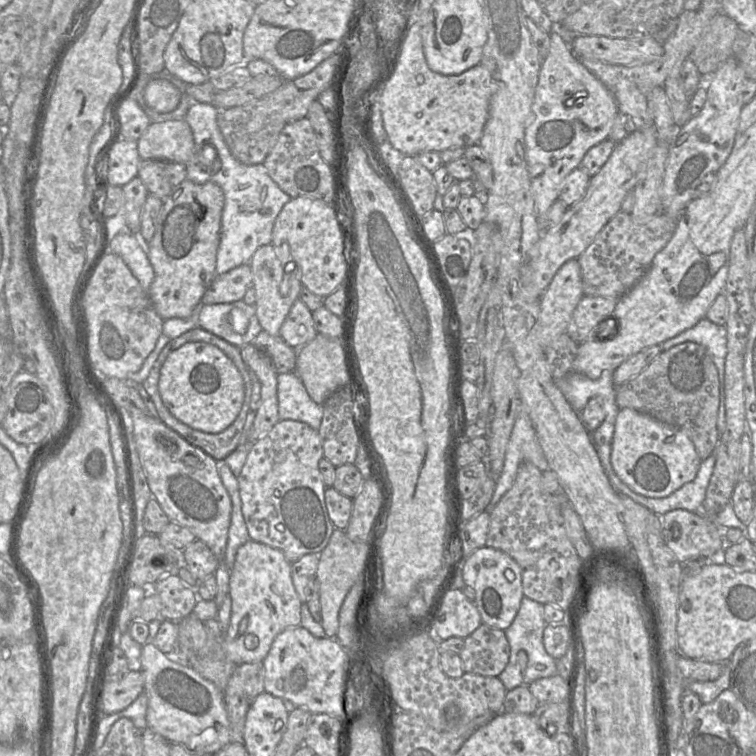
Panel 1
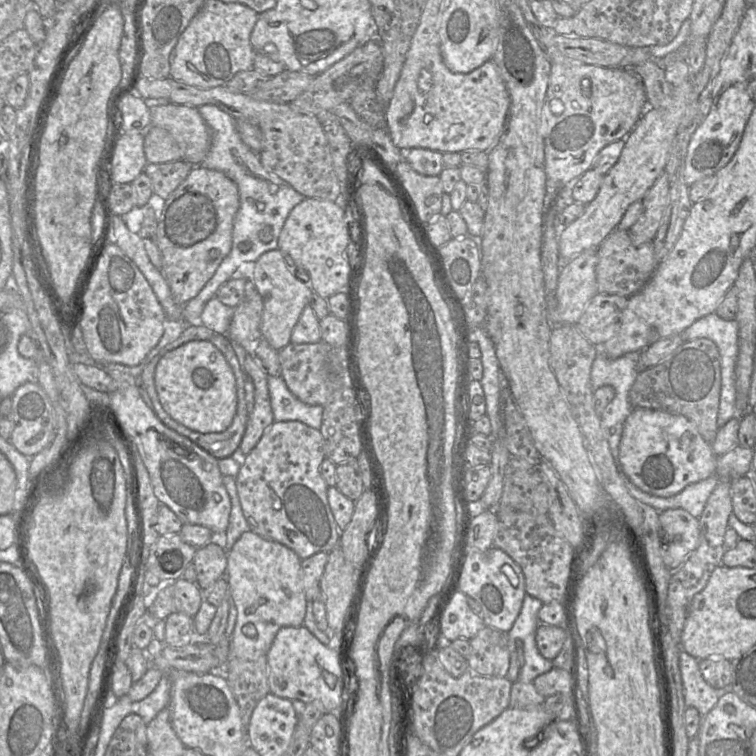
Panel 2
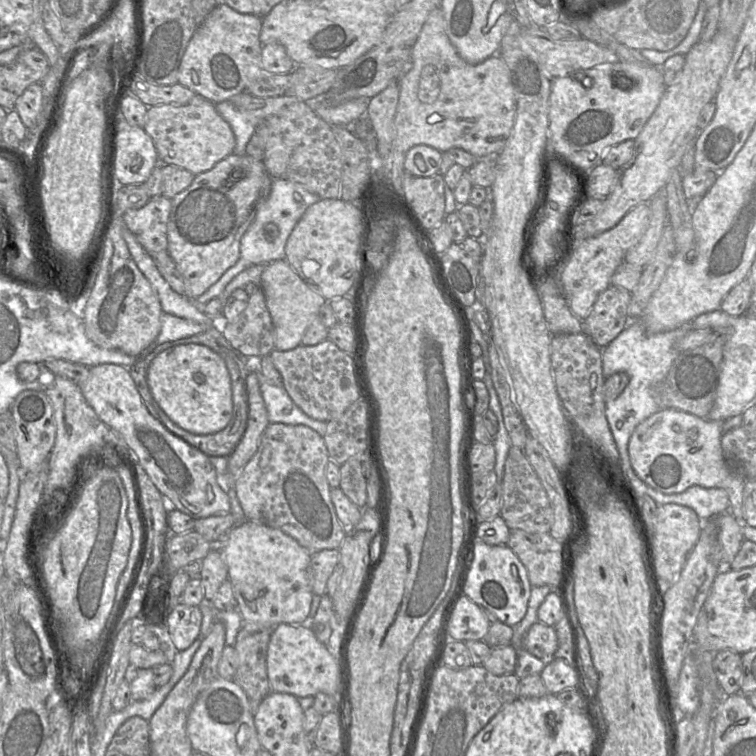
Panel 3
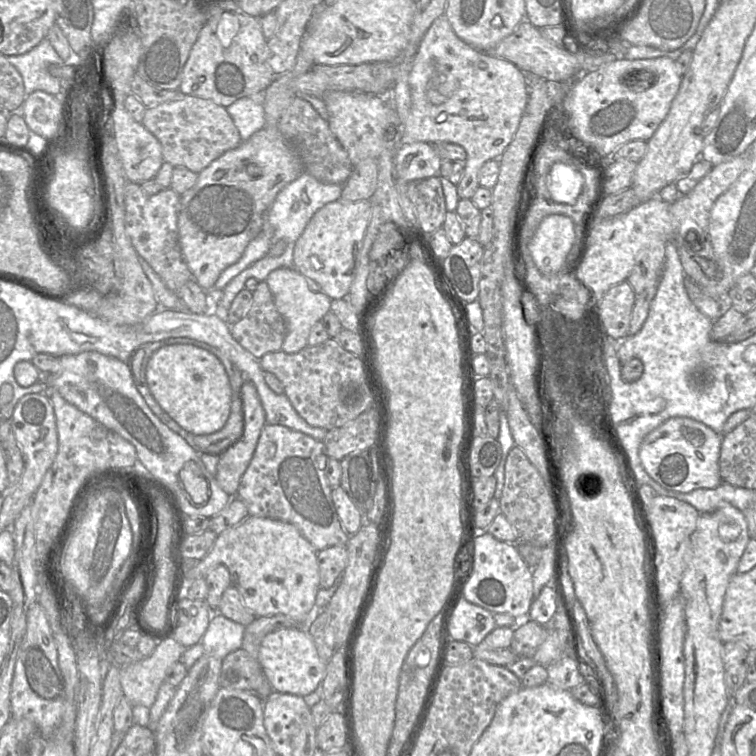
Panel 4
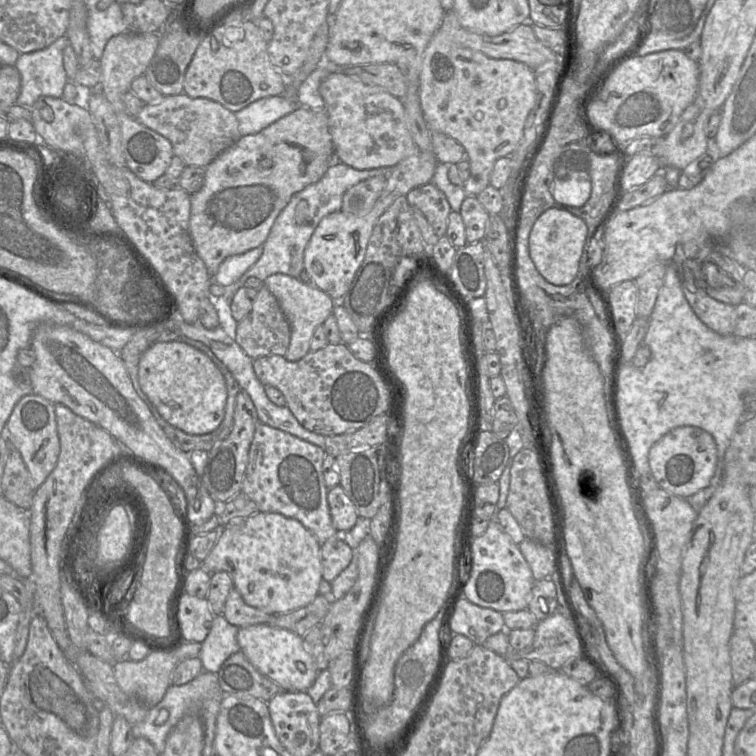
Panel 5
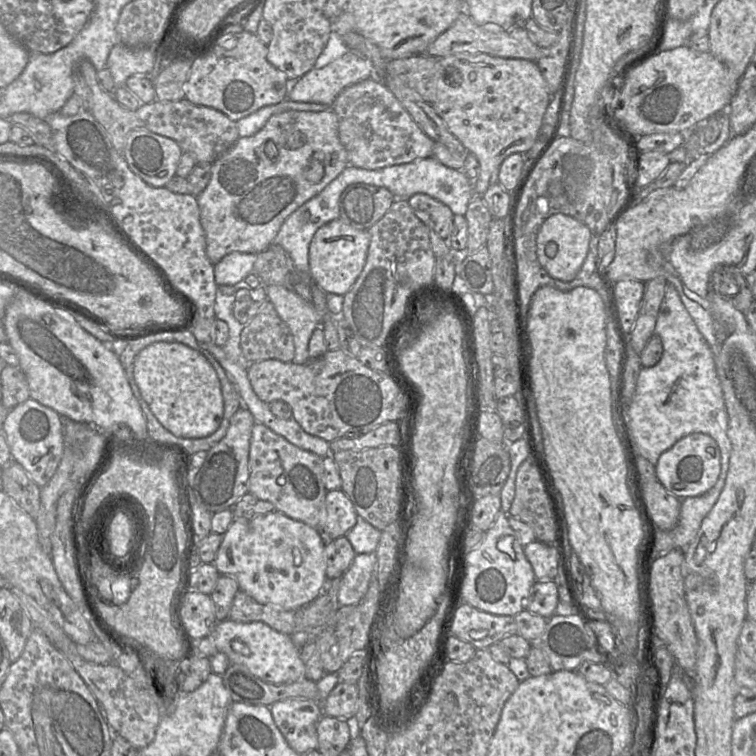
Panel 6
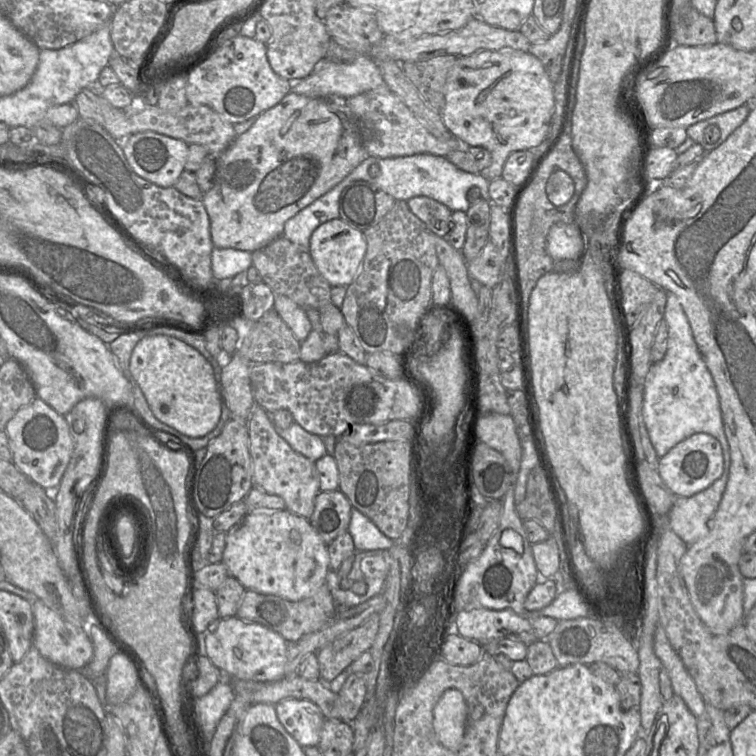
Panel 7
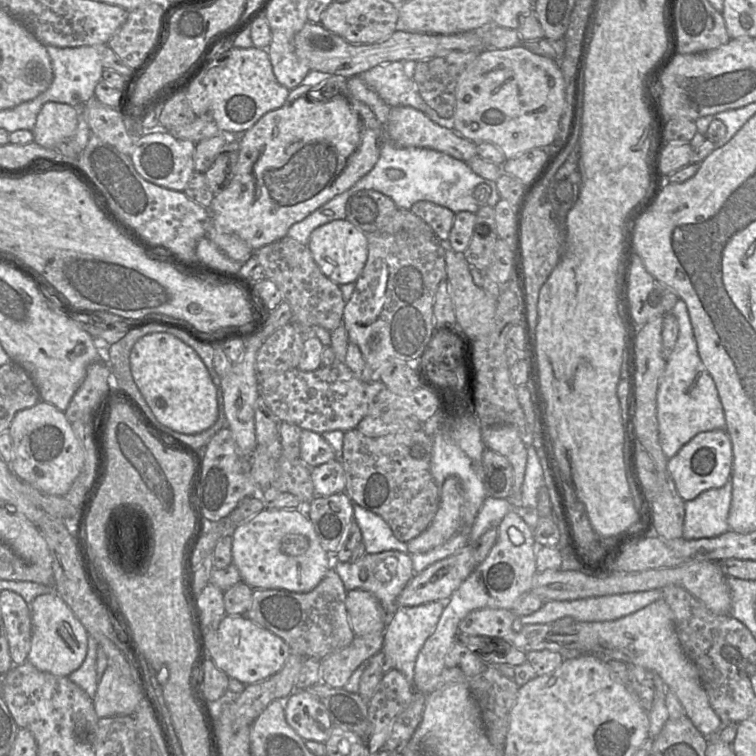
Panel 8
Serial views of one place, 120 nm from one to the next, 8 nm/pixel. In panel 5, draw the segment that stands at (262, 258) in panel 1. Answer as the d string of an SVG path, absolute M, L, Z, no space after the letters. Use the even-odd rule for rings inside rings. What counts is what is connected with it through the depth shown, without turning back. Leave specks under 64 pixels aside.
M282 273L269 276L264 280L264 285L276 298L290 324L290 343L284 357L289 361L298 361L310 351L313 333L332 314L335 301L308 281Z

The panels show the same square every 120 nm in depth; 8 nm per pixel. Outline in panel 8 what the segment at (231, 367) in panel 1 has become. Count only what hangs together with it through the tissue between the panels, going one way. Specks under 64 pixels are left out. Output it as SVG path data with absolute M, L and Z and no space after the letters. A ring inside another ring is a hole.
M149 333L130 352L134 382L157 420L182 434L198 434L218 419L217 389L202 359L193 348L172 334Z

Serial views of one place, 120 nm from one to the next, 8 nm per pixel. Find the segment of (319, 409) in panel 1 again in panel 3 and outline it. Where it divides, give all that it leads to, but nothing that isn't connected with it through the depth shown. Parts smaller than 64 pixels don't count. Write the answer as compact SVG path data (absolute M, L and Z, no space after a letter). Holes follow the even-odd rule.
M257 371L260 391L267 409L270 423L305 425L322 437L327 430L327 422L307 416L291 399L285 388L272 385L261 371Z

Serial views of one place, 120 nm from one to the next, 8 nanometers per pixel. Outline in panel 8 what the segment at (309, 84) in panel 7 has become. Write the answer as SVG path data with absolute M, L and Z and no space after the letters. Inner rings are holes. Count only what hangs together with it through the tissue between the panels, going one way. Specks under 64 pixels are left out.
M416 61L382 63L363 72L359 77L390 107L413 107L435 123L454 129L452 118L439 116L420 95L418 85L412 78L415 63Z

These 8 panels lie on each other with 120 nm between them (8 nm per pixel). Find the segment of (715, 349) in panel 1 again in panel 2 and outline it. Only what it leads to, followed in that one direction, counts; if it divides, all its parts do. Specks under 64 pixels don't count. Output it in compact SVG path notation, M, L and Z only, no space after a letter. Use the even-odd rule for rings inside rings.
M716 313L708 314L687 327L680 333L683 341L697 338L712 340L721 358L721 392L717 417L718 428L735 417L736 387L735 365L738 357L738 323L725 320Z

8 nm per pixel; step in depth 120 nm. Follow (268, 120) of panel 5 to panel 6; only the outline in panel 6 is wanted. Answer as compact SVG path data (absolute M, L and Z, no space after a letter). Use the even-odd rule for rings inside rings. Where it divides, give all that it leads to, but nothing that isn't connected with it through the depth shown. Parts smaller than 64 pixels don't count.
M286 98L277 104L263 106L257 111L235 122L239 136L247 137L252 136L253 134L258 132L266 124L268 119L274 114L288 110L324 111L328 109L331 109L331 106L322 103L295 102Z

